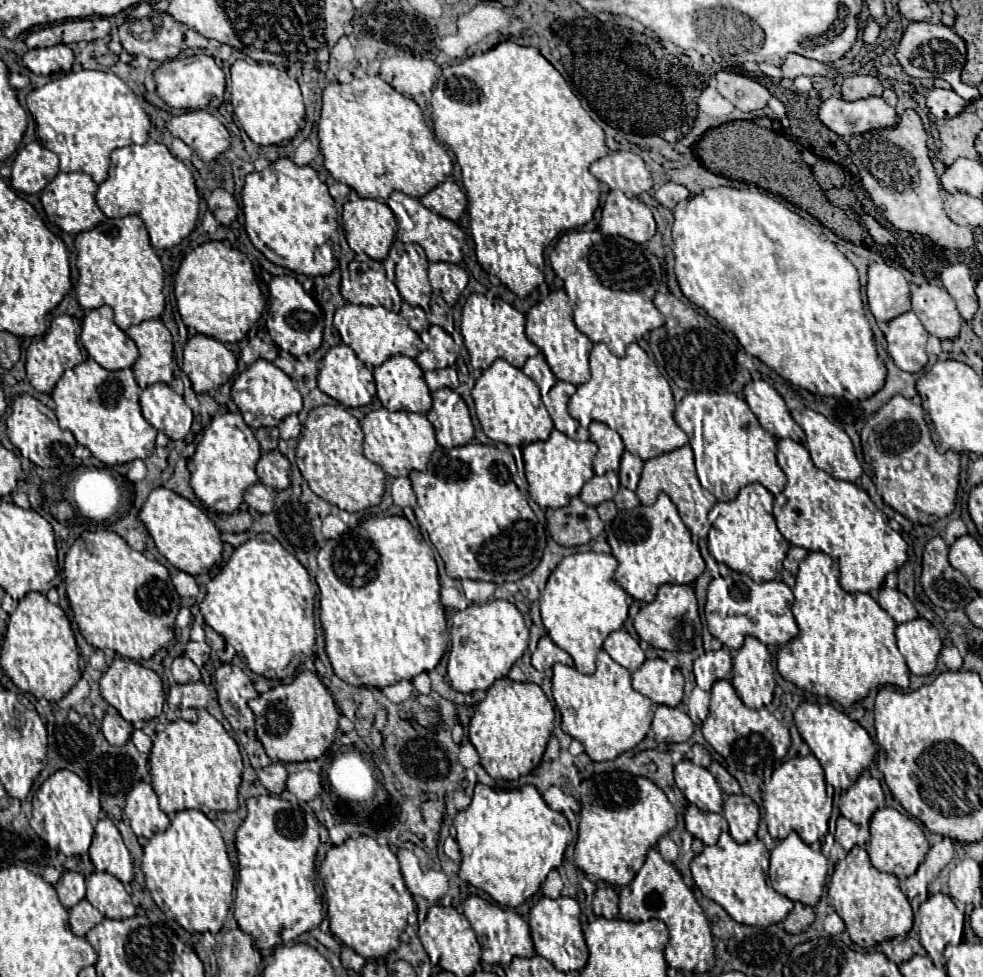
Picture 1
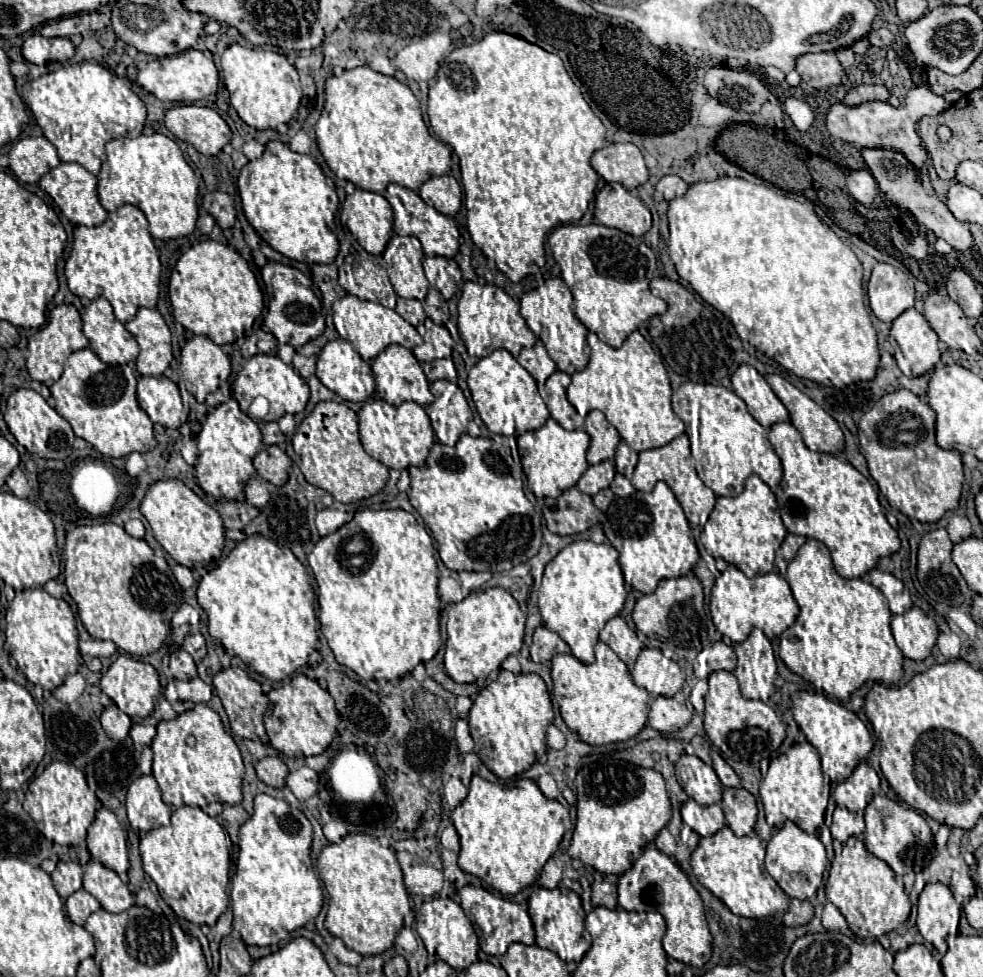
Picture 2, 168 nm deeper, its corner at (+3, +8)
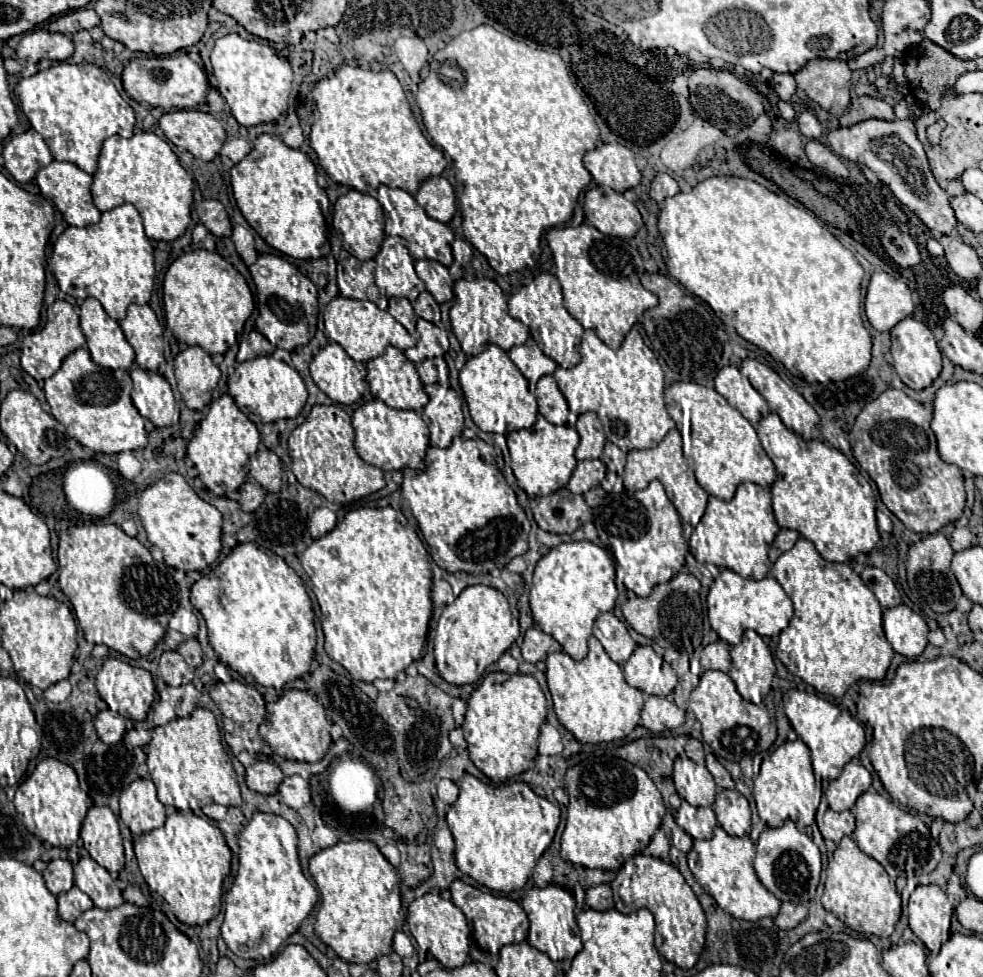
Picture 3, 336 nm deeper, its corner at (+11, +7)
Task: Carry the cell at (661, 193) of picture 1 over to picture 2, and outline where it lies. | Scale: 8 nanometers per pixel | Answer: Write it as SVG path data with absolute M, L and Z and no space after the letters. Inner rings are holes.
M663 176L659 182L657 182L657 186L655 186L655 190L657 190L657 194L663 198L663 200L673 200L673 198L677 198L677 196L683 196L685 192L687 192L687 184L679 178L679 176Z

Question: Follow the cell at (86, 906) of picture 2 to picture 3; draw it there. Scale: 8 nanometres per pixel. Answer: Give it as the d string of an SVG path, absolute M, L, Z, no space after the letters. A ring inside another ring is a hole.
M73 887L67 893L61 893L57 897L57 901L59 901L59 915L69 923L75 923L75 919L81 913L85 913L87 909L93 907L93 901L79 887Z

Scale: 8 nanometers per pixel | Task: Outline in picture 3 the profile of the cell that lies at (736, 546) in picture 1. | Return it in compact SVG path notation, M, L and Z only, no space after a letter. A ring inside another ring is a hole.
M741 483L731 501L717 497L709 499L705 515L689 539L689 548L699 563L713 563L731 569L743 579L763 579L771 569L767 553L777 531L779 525L773 515L771 495L755 483Z

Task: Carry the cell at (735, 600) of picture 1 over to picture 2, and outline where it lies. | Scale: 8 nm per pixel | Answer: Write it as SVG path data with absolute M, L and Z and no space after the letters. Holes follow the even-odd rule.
M729 566L729 570L725 570L715 580L713 590L711 590L709 610L711 610L711 618L717 630L723 636L731 638L731 642L743 642L749 636L751 628L761 628L767 638L779 636L795 622L799 614L799 608L791 596L791 588L781 574L769 572L765 576L747 578L735 566Z

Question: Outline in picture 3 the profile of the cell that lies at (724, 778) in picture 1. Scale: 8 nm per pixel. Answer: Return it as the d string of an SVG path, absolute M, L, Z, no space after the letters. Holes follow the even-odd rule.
M711 753L707 755L707 769L709 769L709 773L713 775L717 787L721 787L721 789L735 789L735 783L733 783L733 779L731 779L729 771L727 771Z

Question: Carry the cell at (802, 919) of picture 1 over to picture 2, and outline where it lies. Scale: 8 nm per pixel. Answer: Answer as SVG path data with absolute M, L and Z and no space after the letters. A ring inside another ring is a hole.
M791 898L789 910L783 916L785 926L801 926L807 924L813 918L813 904L809 900L797 900Z

